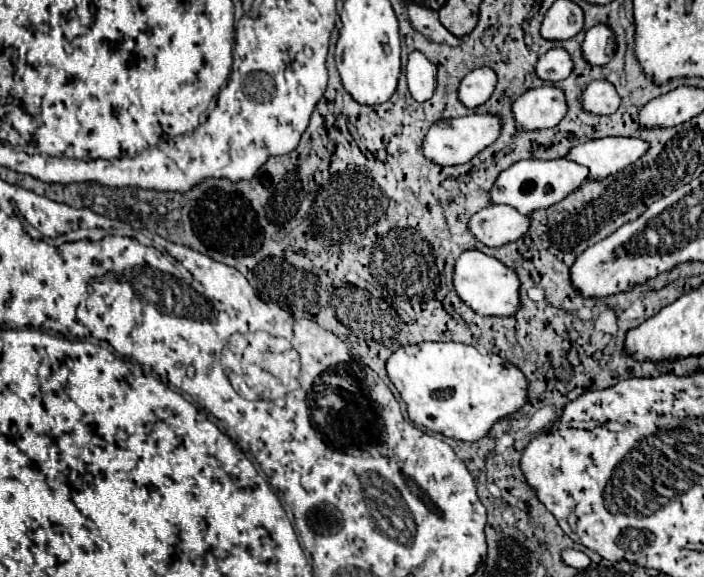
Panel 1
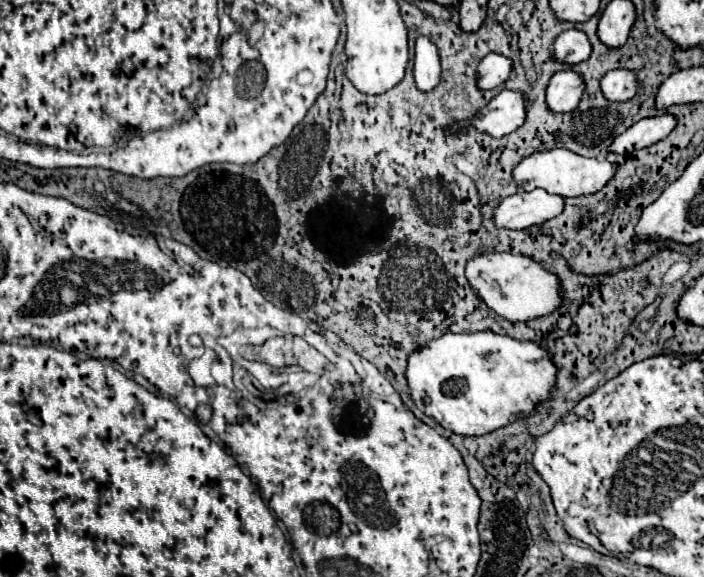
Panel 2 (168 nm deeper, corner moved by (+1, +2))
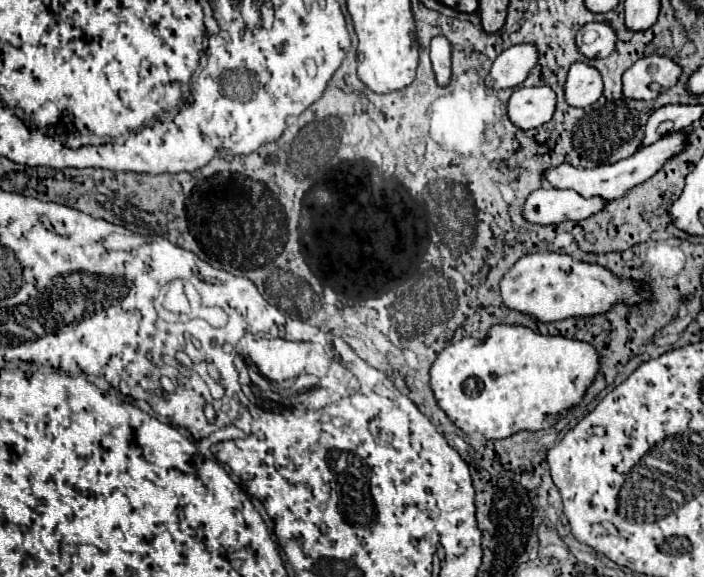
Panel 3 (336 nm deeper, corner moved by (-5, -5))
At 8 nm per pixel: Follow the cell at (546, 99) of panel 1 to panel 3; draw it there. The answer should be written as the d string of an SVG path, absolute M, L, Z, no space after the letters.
M576 62L570 66L566 84L564 84L564 96L566 104L574 108L586 108L594 104L602 94L602 78L596 68Z

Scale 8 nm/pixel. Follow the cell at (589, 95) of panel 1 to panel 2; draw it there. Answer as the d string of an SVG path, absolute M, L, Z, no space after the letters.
M612 69L600 81L602 93L610 101L628 101L640 89L638 75L632 69Z

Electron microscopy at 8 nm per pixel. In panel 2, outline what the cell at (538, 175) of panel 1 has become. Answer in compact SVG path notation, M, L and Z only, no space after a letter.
M542 151L522 159L514 169L514 179L518 185L524 185L526 191L542 187L548 193L556 193L562 197L578 197L600 191L612 179L612 175L616 175L616 167L616 163L610 163L606 159L586 159L572 151Z

